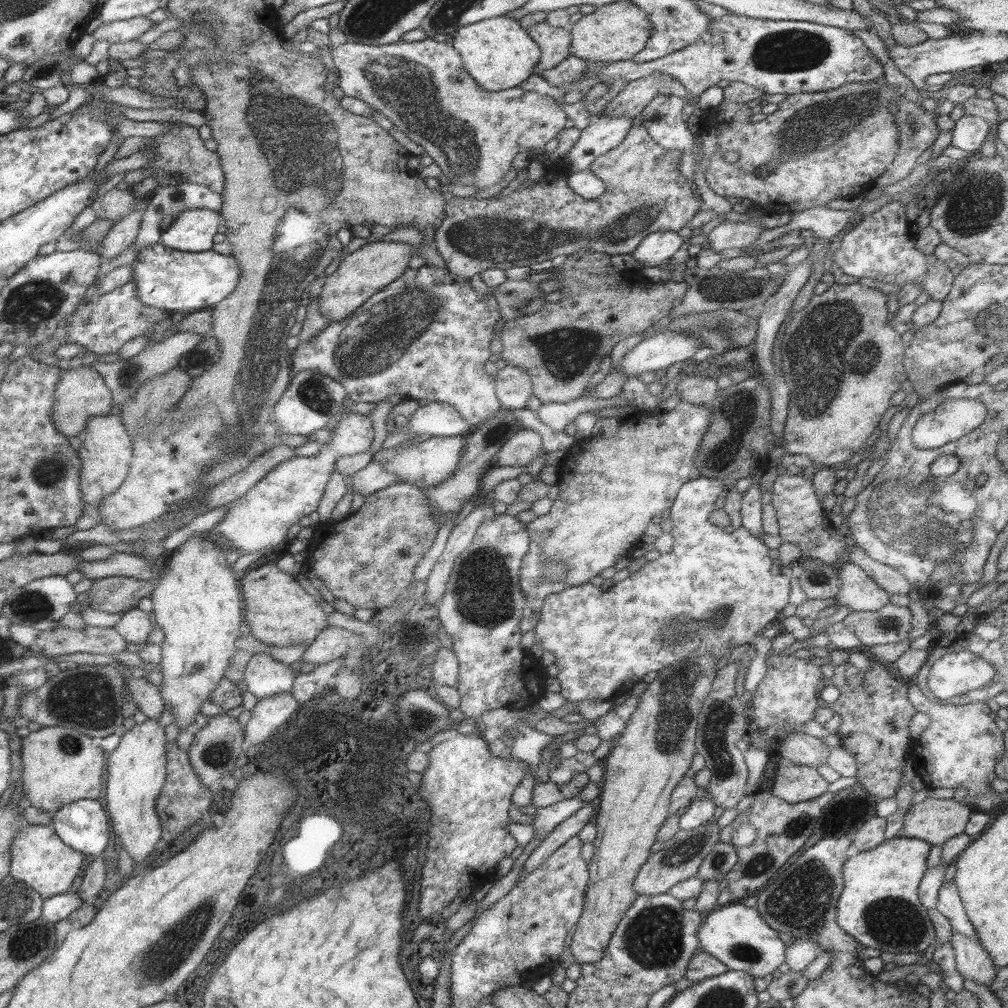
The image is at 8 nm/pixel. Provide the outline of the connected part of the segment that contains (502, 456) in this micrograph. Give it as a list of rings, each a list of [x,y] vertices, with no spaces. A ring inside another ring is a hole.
[[[523,428],[499,449],[497,460],[499,466],[527,466],[544,448],[538,432]]]

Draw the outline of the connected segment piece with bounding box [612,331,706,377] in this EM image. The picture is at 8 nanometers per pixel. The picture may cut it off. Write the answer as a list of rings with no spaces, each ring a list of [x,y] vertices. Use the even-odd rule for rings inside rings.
[[[682,331],[658,333],[634,346],[612,369],[628,377],[640,376],[644,372],[666,369],[676,362],[686,361],[702,347],[706,345]]]

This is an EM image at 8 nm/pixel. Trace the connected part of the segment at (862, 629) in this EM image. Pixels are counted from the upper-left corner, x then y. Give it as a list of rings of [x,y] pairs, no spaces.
[[[888,603],[878,610],[852,611],[843,623],[855,632],[864,649],[908,638],[911,611],[908,607]]]

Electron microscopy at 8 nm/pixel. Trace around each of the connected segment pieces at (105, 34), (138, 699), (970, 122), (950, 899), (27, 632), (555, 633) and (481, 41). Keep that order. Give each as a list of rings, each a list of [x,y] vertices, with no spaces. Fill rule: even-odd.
[[[138,16],[128,20],[115,20],[114,22],[101,23],[92,33],[96,40],[107,40],[110,43],[128,42],[139,38],[148,31],[156,22],[146,16]]]
[[[147,676],[130,680],[128,689],[138,709],[148,718],[158,719],[165,712],[166,704],[160,694],[160,687],[150,684]]]
[[[965,114],[955,122],[951,145],[968,153],[979,154],[989,129],[990,122],[985,118]]]
[[[954,880],[946,881],[940,887],[935,908],[948,918],[955,932],[964,933],[966,936],[974,937],[977,940],[977,934],[967,916],[957,884]]]
[[[10,623],[10,638],[38,654],[48,657],[55,657],[66,654],[74,654],[75,652],[88,652],[88,654],[120,654],[127,650],[128,641],[114,627],[96,627],[86,626],[80,629],[66,628],[58,626],[52,630],[38,630],[30,626],[22,624]]]
[[[697,476],[695,480],[686,482],[678,491],[673,505],[670,507],[670,519],[673,524],[670,533],[674,539],[674,546],[667,553],[660,553],[660,556],[655,560],[648,561],[634,573],[630,572],[626,579],[615,583],[607,591],[587,582],[581,586],[567,588],[559,593],[549,594],[545,598],[540,620],[533,629],[536,632],[535,642],[541,644],[543,651],[546,650],[548,652],[549,650],[556,656],[555,663],[560,669],[560,674],[558,674],[561,688],[560,696],[564,696],[566,700],[572,703],[581,701],[613,701],[620,695],[630,693],[632,687],[642,682],[644,676],[650,672],[664,670],[664,668],[669,667],[677,660],[694,655],[702,655],[706,652],[719,660],[724,656],[728,646],[736,647],[737,645],[751,643],[766,627],[778,622],[783,608],[790,602],[790,579],[782,574],[772,574],[774,561],[768,555],[770,549],[762,539],[755,537],[747,528],[740,526],[733,533],[726,533],[722,527],[716,526],[709,521],[710,513],[716,507],[714,502],[718,500],[718,496],[725,489],[720,480],[705,478],[704,476]]]
[[[504,14],[461,26],[452,37],[452,46],[460,53],[465,69],[483,89],[489,91],[518,87],[533,74],[541,57],[541,48],[527,29],[522,28],[519,20]]]

